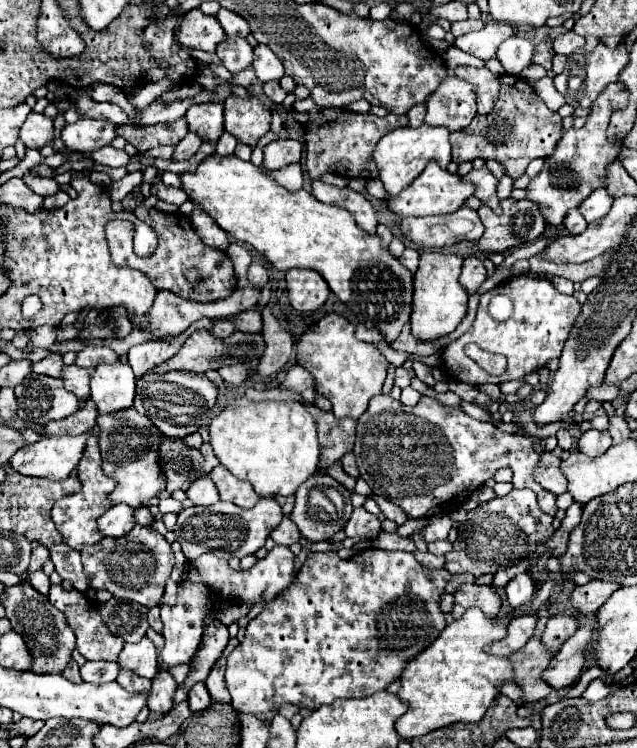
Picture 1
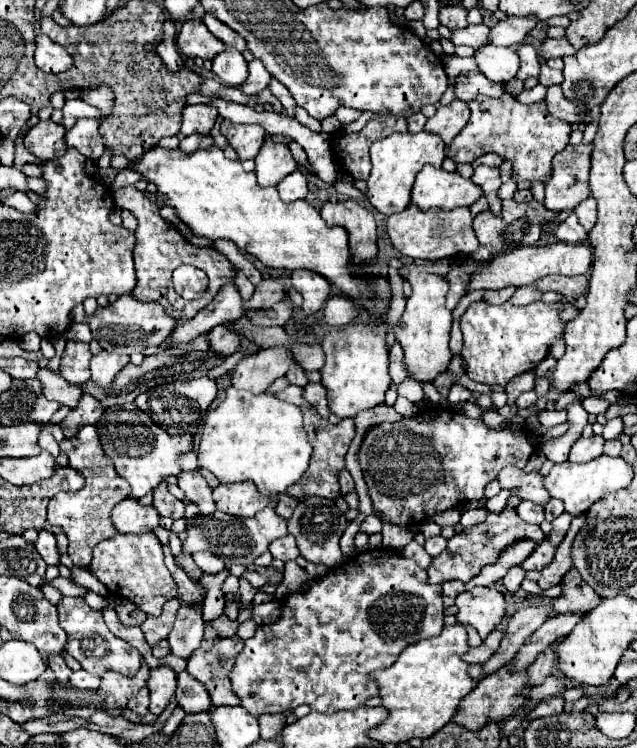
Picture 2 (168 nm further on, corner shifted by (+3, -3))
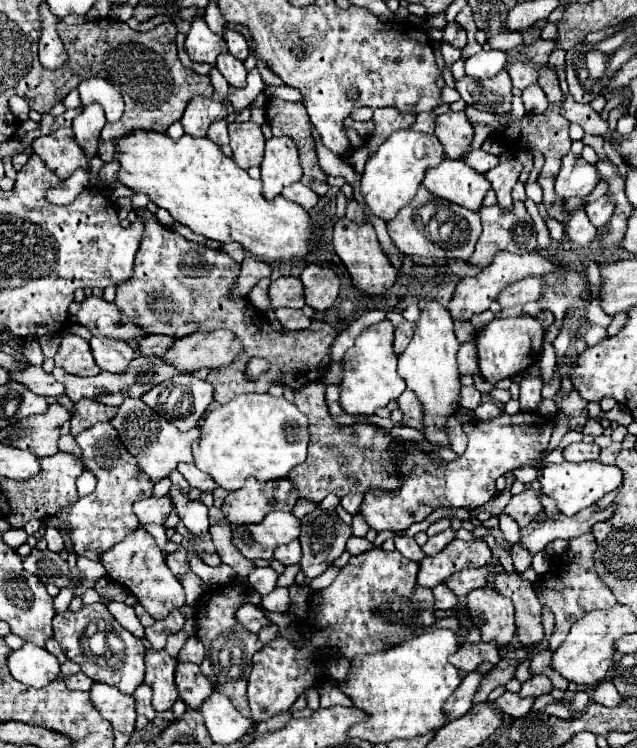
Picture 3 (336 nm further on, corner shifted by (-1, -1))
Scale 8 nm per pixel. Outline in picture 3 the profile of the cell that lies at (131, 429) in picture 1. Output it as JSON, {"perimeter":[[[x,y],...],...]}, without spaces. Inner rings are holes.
{"perimeter":[[[124,399],[124,403],[118,407],[118,415],[110,423],[116,427],[124,447],[138,459],[140,469],[154,483],[160,481],[162,477],[168,477],[176,469],[176,465],[180,461],[184,461],[184,463],[194,461],[190,445],[192,445],[194,439],[198,439],[200,429],[194,427],[194,429],[190,429],[186,433],[178,431],[172,423],[168,423],[156,411],[152,411],[142,399]]]}

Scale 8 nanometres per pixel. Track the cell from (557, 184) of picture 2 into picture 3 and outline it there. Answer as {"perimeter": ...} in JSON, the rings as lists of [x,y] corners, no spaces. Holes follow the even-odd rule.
{"perimeter":[[[568,153],[562,159],[562,167],[556,177],[556,193],[562,199],[586,197],[592,193],[598,181],[600,181],[600,175],[594,165],[586,163],[582,155]]]}

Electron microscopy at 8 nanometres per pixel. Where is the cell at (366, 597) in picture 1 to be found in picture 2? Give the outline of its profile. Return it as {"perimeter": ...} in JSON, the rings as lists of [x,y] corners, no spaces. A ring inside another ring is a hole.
{"perimeter":[[[372,549],[344,561],[340,567],[314,579],[304,591],[290,593],[282,601],[282,613],[274,623],[260,625],[244,649],[236,655],[230,683],[240,705],[254,717],[264,713],[284,713],[302,703],[320,713],[362,707],[378,695],[378,685],[370,673],[390,667],[402,649],[422,639],[440,635],[444,627],[442,585],[428,583],[428,575],[412,559],[386,549]]]}

